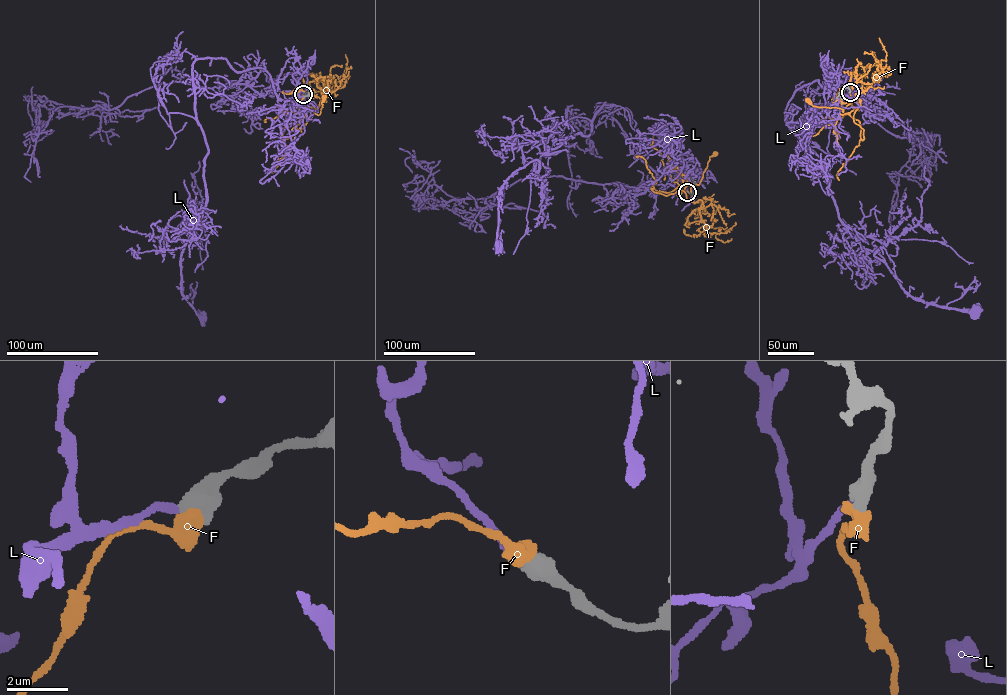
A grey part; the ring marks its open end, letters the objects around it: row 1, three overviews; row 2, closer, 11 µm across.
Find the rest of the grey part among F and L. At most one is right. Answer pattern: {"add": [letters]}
{"add": ["L"]}

